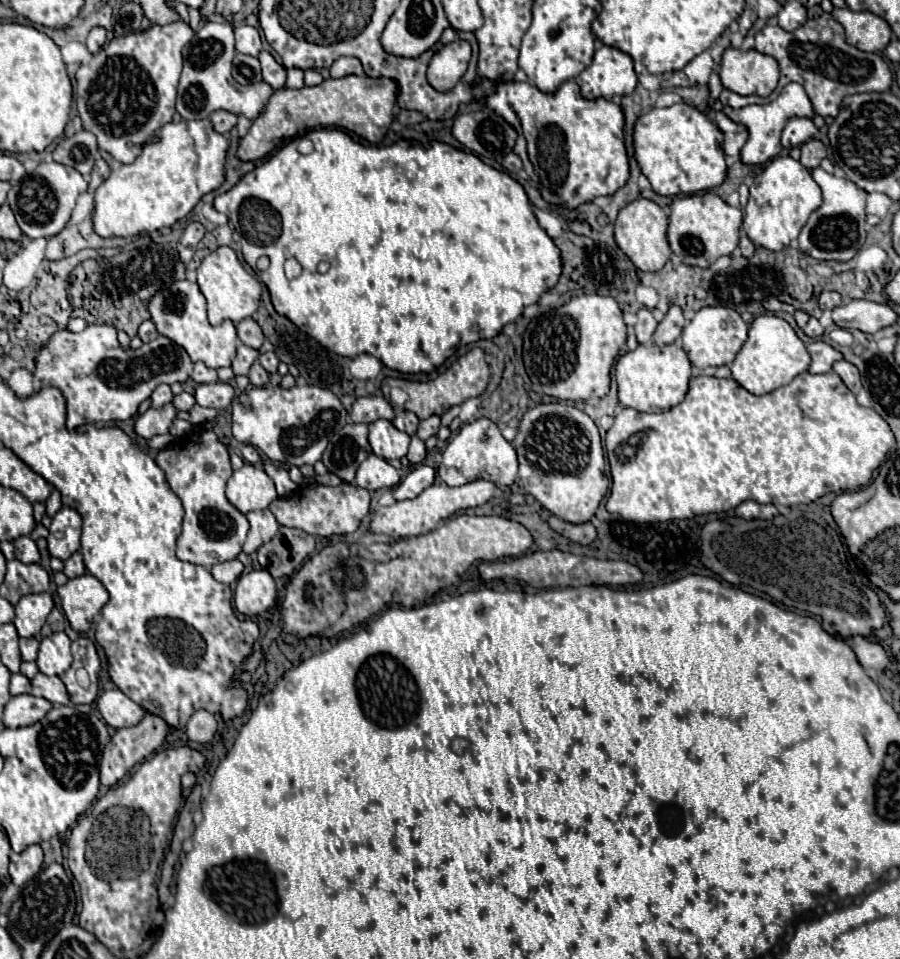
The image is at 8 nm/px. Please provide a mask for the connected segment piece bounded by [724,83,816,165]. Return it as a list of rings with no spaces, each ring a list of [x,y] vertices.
[[[788,83],[784,87],[784,91],[774,101],[770,101],[768,105],[748,105],[748,107],[742,107],[742,109],[726,107],[724,113],[732,121],[738,121],[740,125],[746,125],[746,129],[748,129],[748,141],[746,141],[746,145],[740,151],[742,163],[746,163],[746,165],[762,165],[762,163],[770,161],[772,157],[776,157],[782,151],[780,133],[782,133],[782,129],[784,129],[784,125],[786,125],[786,121],[790,117],[807,117],[812,119],[816,115],[814,107],[810,105],[810,99],[806,97],[802,85],[798,85],[798,83]]]

